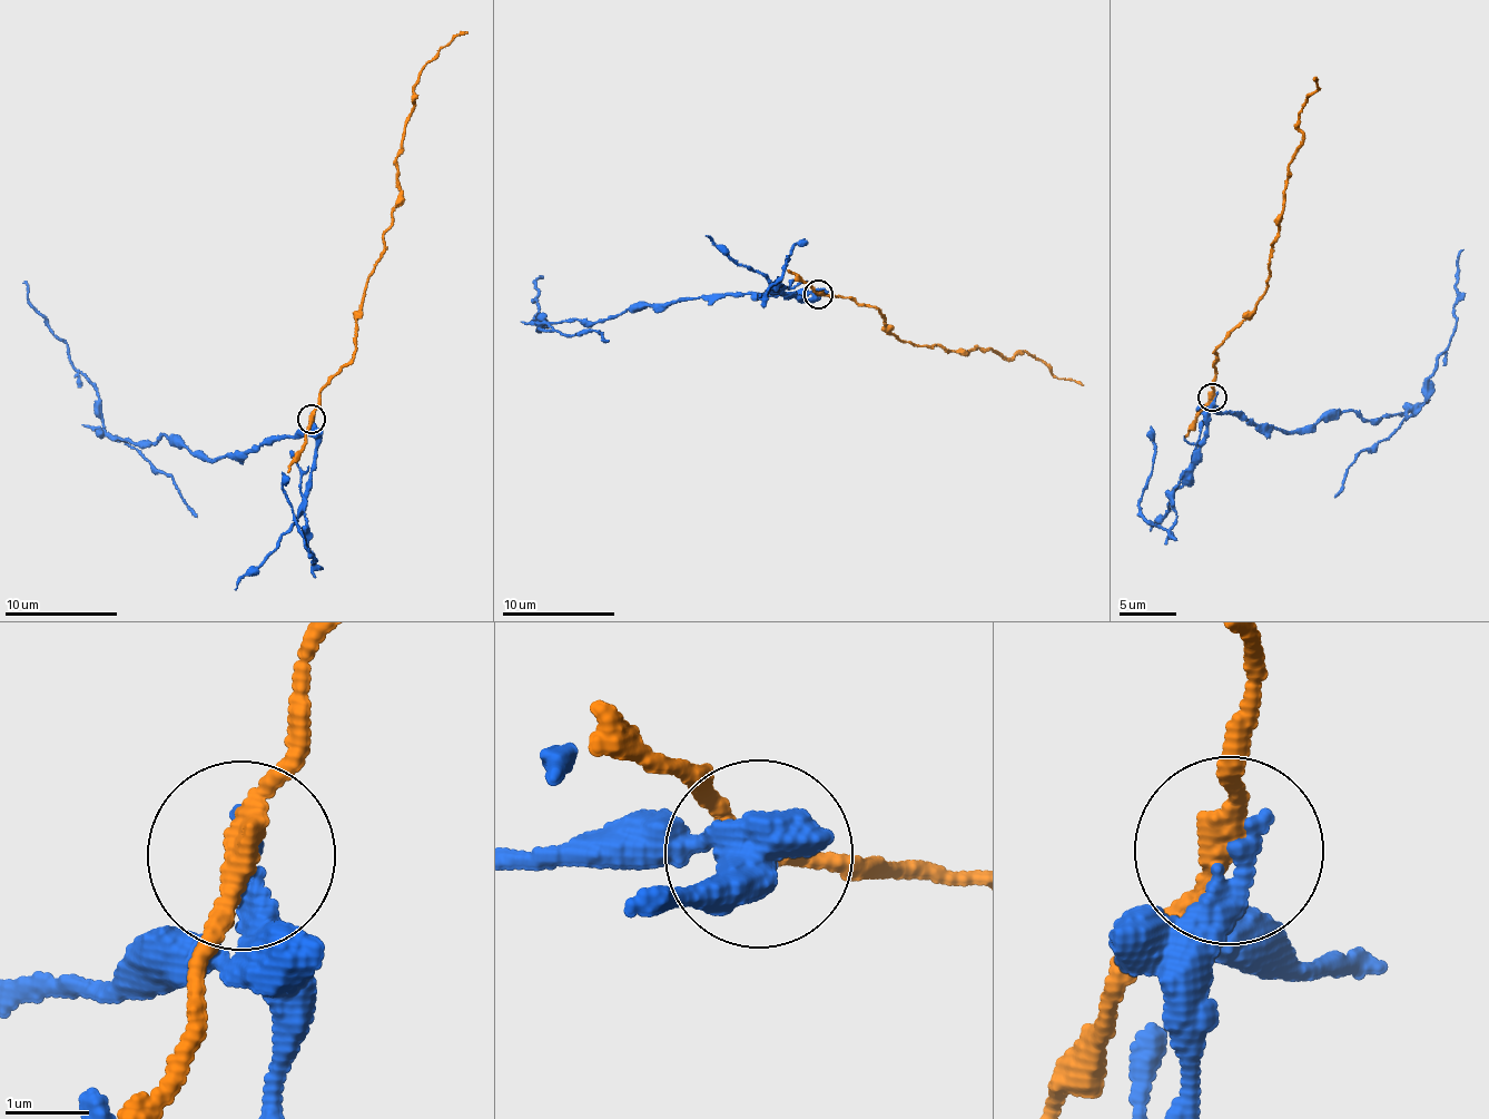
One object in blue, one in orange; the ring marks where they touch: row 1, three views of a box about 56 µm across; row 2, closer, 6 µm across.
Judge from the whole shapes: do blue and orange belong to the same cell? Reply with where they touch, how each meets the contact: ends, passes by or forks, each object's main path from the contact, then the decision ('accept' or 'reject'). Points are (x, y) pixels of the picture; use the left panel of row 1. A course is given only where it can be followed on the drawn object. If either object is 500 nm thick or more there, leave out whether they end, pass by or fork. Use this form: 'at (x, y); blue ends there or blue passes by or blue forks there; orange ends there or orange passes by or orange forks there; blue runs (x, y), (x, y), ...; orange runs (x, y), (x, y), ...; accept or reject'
at (312, 419); blue ends there; orange passes by; blue runs (313, 418), (293, 437), (211, 460), (164, 435), (146, 443), (104, 432), (98, 392), (32, 306), (23, 280); orange runs (313, 418), (321, 390), (352, 356), (362, 296), (400, 195), (396, 156), (417, 75), (469, 31); reject

